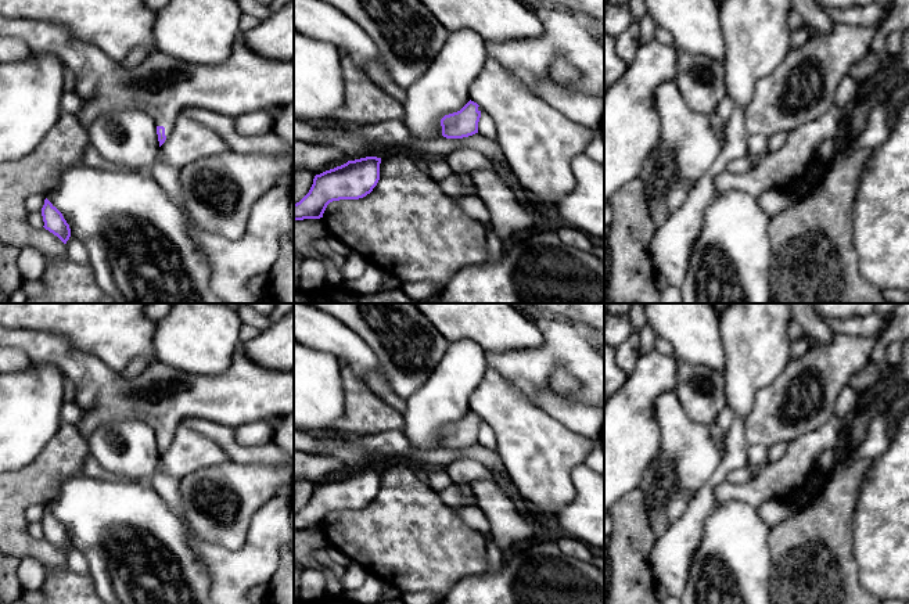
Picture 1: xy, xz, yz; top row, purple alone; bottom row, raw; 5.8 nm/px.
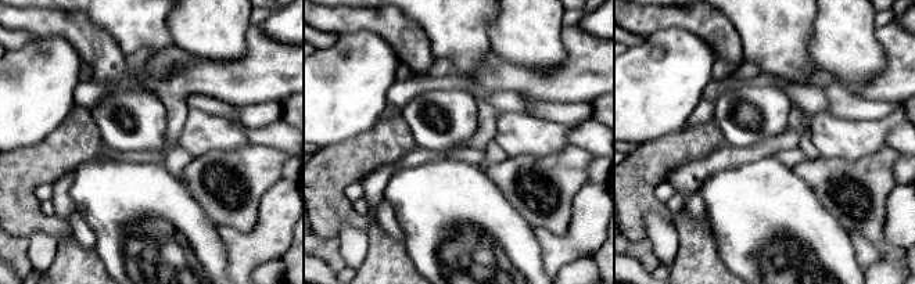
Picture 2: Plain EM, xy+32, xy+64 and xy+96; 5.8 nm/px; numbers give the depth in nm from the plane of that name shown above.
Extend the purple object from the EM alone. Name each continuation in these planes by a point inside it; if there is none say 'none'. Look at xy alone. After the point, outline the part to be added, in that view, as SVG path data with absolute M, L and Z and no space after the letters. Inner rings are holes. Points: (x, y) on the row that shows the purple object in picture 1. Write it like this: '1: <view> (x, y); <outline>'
1: xy (162, 86); M0 15L0 35L24 40L33 51L55 55L75 73L75 91L83 97L83 107L75 116L85 126L115 109L141 109L165 127L170 136L176 118L187 108L202 108L229 118L294 103L294 61L277 61L258 55L242 39L237 39L231 55L222 64L187 64L157 50L133 66L116 62L97 46L75 37L65 26L50 22L7 18Z

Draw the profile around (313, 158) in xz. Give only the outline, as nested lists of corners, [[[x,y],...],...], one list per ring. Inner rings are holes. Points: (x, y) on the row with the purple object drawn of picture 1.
[[[294,137],[294,172],[302,169],[316,176],[348,161],[335,147],[317,145]]]

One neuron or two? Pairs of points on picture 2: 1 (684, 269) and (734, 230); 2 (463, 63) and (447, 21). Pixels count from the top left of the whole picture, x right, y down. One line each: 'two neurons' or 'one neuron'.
1: two neurons
2: one neuron

